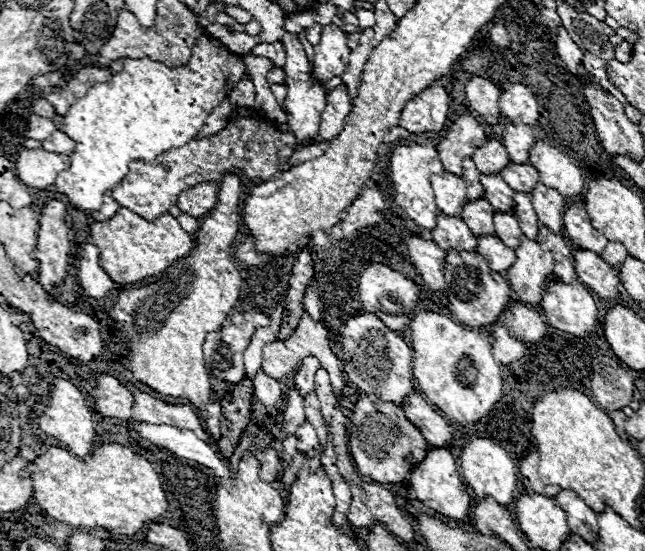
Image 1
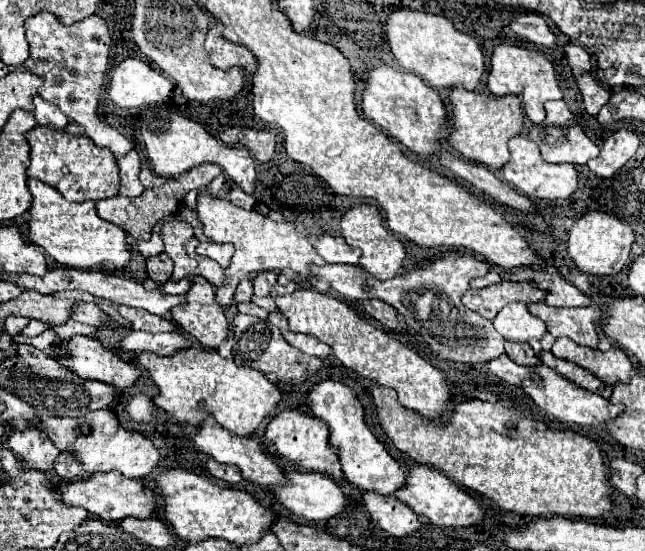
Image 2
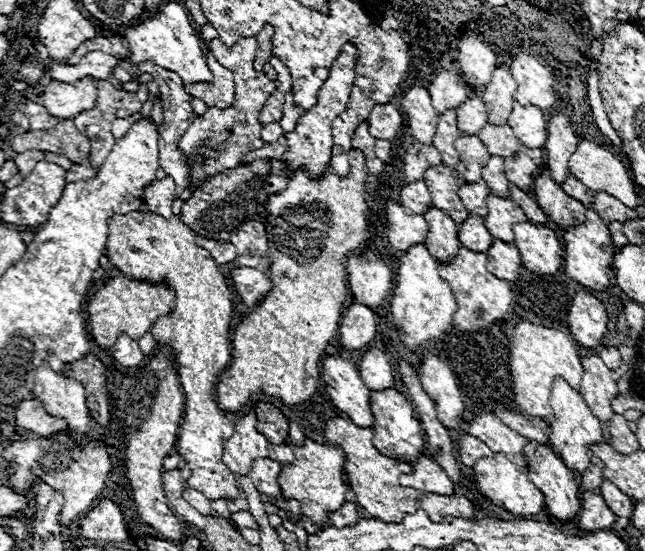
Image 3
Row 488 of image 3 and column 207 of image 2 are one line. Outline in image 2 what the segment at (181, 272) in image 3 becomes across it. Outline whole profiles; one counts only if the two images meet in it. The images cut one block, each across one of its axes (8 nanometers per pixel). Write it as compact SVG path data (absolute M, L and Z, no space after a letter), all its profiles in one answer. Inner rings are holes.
M204 194L198 198L196 206L198 218L204 224L204 236L216 244L234 244L236 256L232 256L230 268L224 272L224 284L216 288L216 302L222 308L228 308L234 304L232 296L240 280L250 276L252 272L264 272L264 270L286 270L290 268L296 272L302 280L314 280L314 274L310 272L310 264L324 266L326 262L318 256L308 236L308 220L296 220L296 222L274 222L256 210L244 210L234 204L230 204L224 198L214 198L210 194Z

